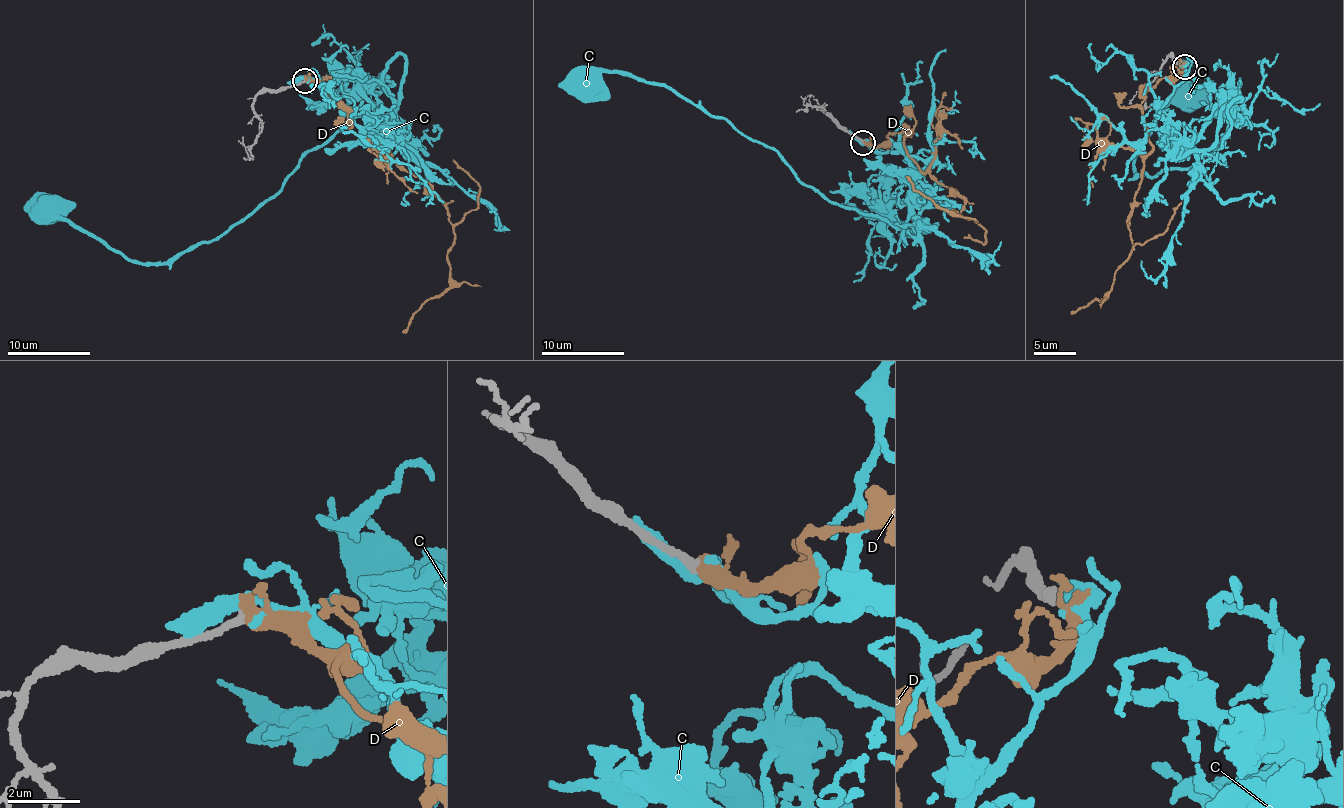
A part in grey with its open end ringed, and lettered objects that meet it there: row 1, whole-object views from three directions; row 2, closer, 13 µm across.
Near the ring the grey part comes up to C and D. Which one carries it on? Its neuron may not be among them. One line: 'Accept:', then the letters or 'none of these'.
Accept: none of these

